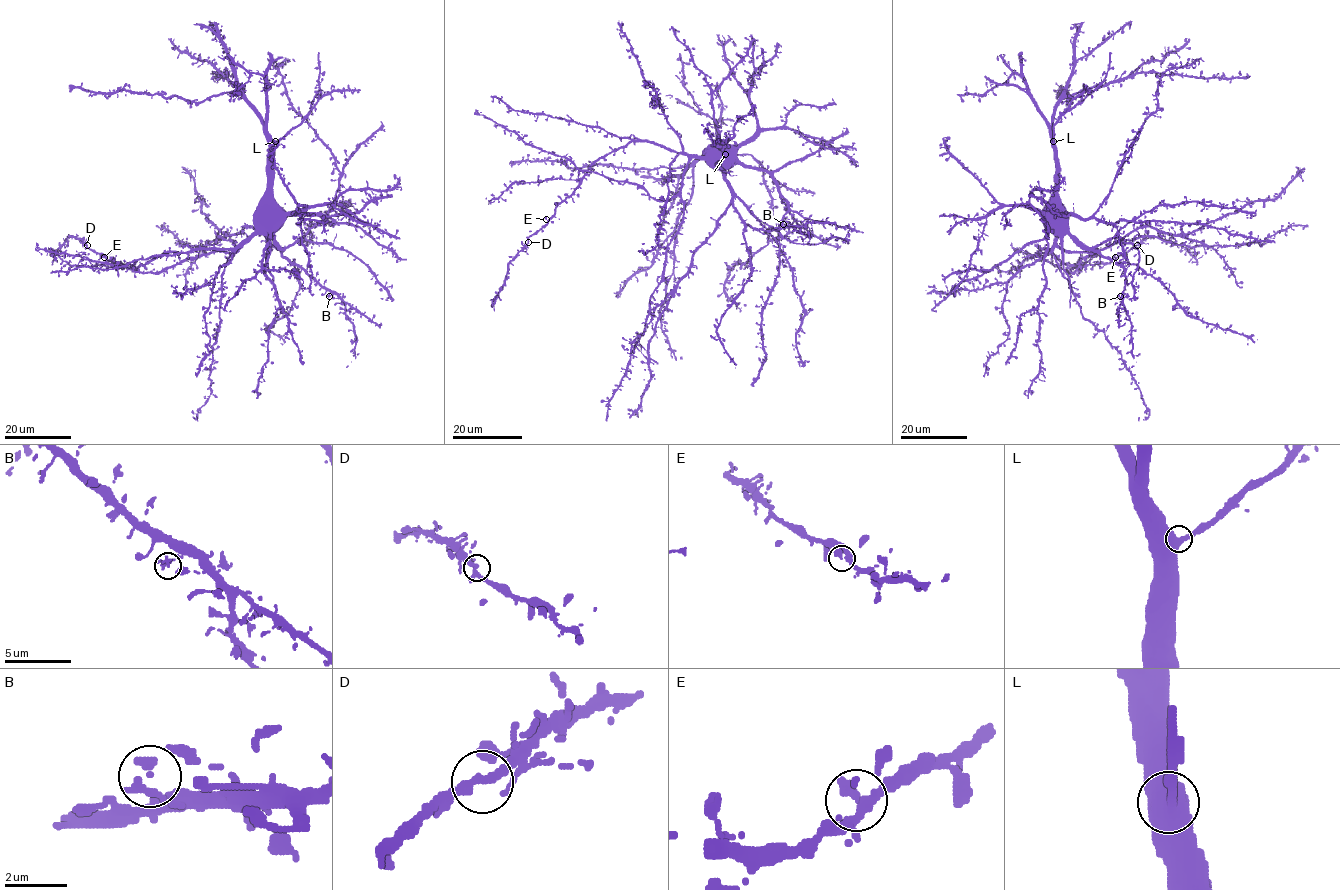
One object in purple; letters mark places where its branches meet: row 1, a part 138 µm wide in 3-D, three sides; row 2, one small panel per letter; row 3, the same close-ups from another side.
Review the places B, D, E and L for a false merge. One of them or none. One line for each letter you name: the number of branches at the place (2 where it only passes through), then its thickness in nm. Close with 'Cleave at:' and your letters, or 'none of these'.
Cleave at: none of these

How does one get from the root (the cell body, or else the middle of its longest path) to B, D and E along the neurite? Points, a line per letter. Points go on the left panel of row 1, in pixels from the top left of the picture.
B: (257, 213), (256, 217), (280, 247), (280, 253), (326, 287), (332, 293), (329, 296)
D: (257, 213), (255, 231), (234, 247), (166, 252), (138, 267), (113, 263), (86, 245)
E: (257, 213), (255, 231), (234, 247), (166, 252), (138, 267), (112, 263), (104, 257)

